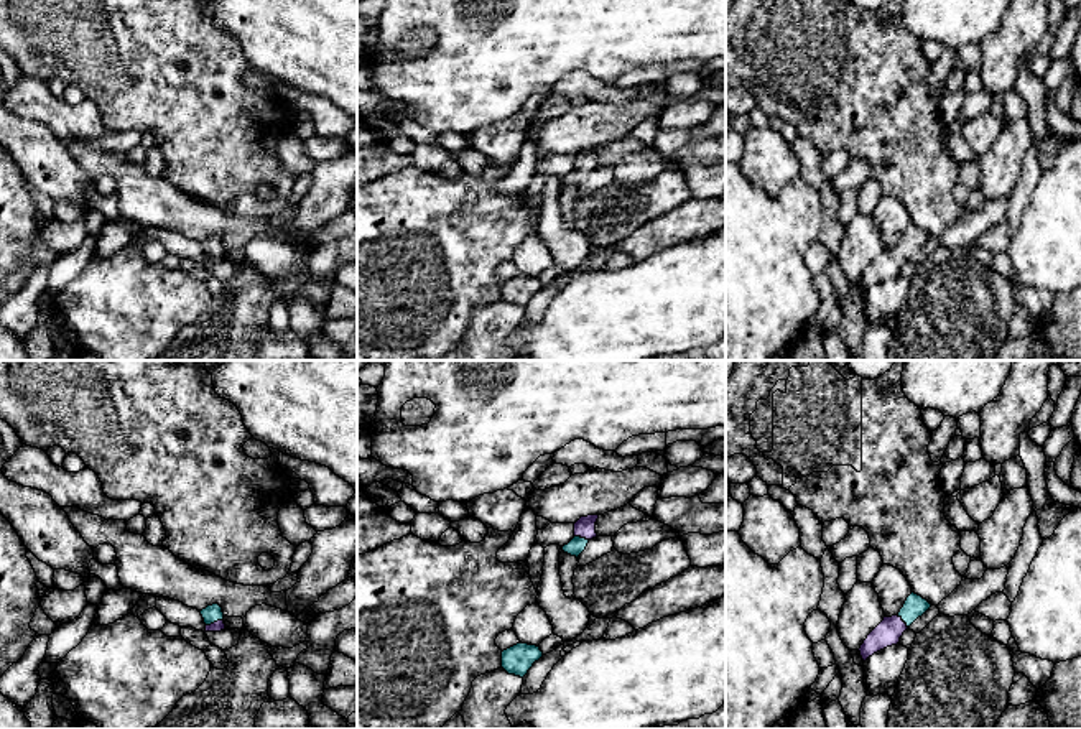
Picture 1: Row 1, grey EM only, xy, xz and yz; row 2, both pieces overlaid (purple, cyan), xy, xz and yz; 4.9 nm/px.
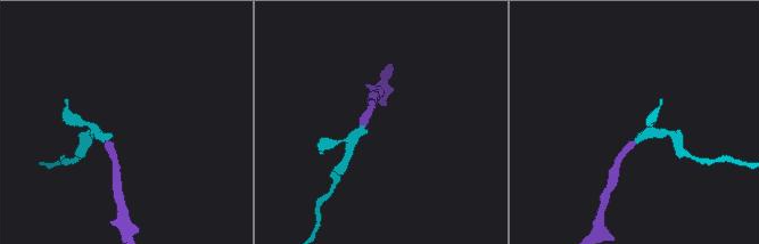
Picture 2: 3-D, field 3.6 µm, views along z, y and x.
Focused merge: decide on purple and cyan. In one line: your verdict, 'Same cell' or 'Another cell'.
Same cell

